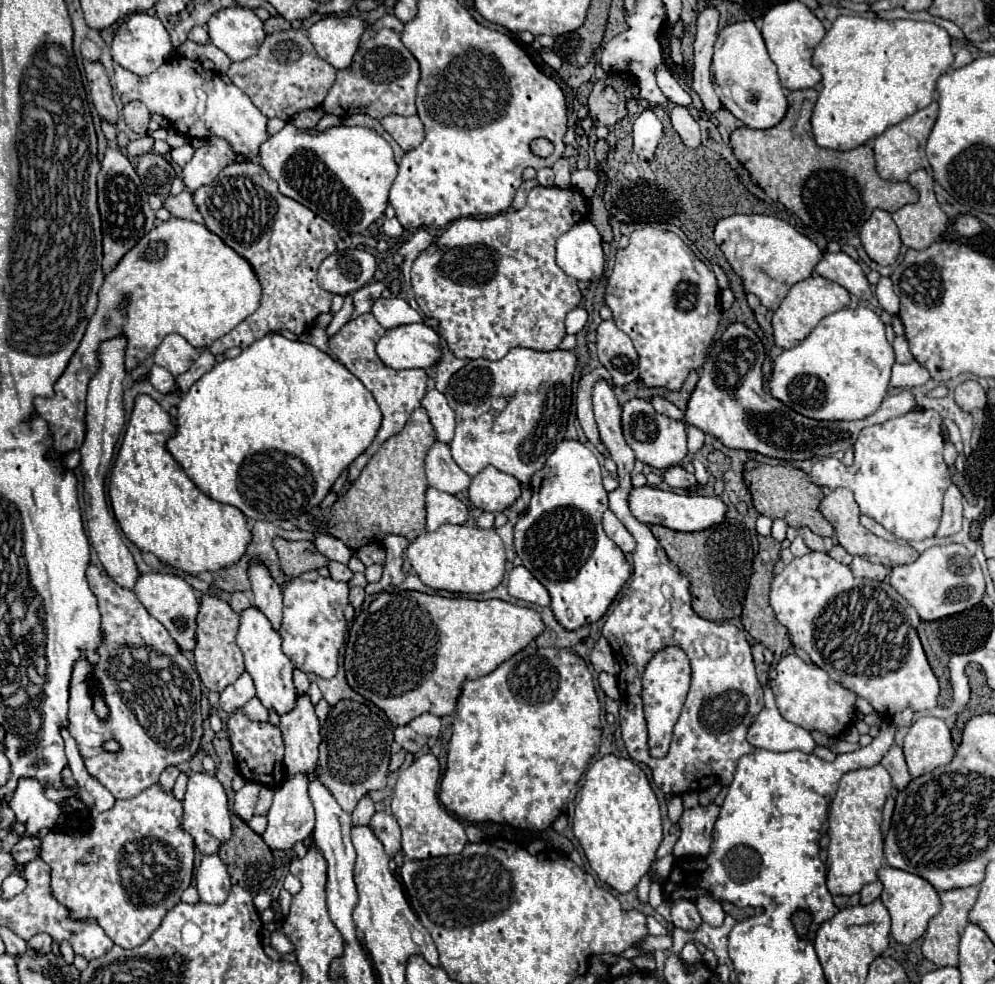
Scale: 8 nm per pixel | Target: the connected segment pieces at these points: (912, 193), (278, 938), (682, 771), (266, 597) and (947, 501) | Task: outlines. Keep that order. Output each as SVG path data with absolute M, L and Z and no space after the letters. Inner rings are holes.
M816 89L790 91L788 113L776 127L764 131L740 127L730 133L730 147L752 181L762 187L770 199L794 211L804 225L824 233L828 241L852 239L876 207L888 213L898 211L908 203L916 203L918 191L910 183L894 183L892 187L892 181L880 179L870 145L860 145L852 151L818 147L810 131L810 115L816 97Z
M274 931L274 933L272 933L272 947L274 947L280 955L290 955L290 953L294 953L294 943L292 943L282 931Z
M598 379L592 389L594 417L600 429L602 443L608 447L610 457L618 465L618 481L620 487L608 493L610 511L624 523L630 535L636 539L634 573L630 583L608 615L602 635L608 639L612 651L620 661L618 687L620 687L620 725L622 739L628 755L634 761L648 765L654 773L654 783L664 793L686 793L700 789L700 781L696 779L698 767L706 767L712 777L720 783L728 785L732 781L732 773L742 755L752 753L754 747L746 741L746 731L760 713L762 701L762 685L760 685L752 651L746 641L746 635L728 622L706 621L698 617L690 607L690 581L680 573L680 569L666 557L666 551L654 539L648 525L636 521L628 509L628 491L632 489L630 471L634 467L634 451L626 445L622 435L622 407L618 405L612 385L606 379ZM668 645L678 645L686 651L692 663L692 685L686 697L684 709L674 725L674 735L669 751L664 759L654 759L650 755L640 755L640 747L634 747L634 681L642 679L644 665L652 659L652 655Z
M260 563L250 565L250 583L254 591L254 607L260 609L278 631L282 623L282 591Z
M952 485L944 495L944 513L934 537L950 537L962 529L962 493Z

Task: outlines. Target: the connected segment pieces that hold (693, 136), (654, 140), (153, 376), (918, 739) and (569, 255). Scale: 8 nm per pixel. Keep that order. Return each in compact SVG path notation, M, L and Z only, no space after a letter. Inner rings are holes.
M672 109L670 119L686 147L696 149L700 145L700 127L698 121L688 113L688 109Z
M644 111L634 121L634 149L640 159L652 159L660 139L660 119L652 111Z
M154 365L152 371L150 371L150 381L152 381L152 385L154 385L160 393L164 393L164 395L174 389L174 375L168 373L164 367Z
M920 717L904 737L904 755L912 777L950 763L954 755L950 729L938 717Z
M588 221L576 223L556 243L558 267L578 281L592 281L602 275L604 253L598 229Z

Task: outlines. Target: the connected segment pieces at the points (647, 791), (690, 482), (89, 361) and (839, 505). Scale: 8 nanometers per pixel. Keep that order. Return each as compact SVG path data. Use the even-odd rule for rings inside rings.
M606 755L592 763L575 798L574 835L598 879L618 893L630 893L650 871L662 843L662 817L656 793L644 771L630 759Z
M670 467L666 473L664 473L664 481L670 485L670 487L676 487L676 489L692 489L696 487L696 477L692 473L688 473L686 469L682 467Z
M172 217L172 219L164 221L164 223L158 223L158 225L156 225L150 233L146 233L146 235L120 259L120 263L104 277L104 283L102 283L102 287L100 287L100 291L98 291L98 309L96 309L96 313L92 315L92 319L90 319L90 323L88 323L88 329L86 329L86 335L84 335L82 343L80 343L80 347L76 349L74 357L70 359L66 371L64 371L62 377L56 381L54 385L54 397L50 397L50 399L36 397L36 399L34 399L34 407L36 407L38 415L50 423L50 429L52 429L52 433L54 433L54 451L56 451L56 453L68 453L68 451L72 451L72 449L80 449L82 443L84 443L84 437L86 437L86 389L88 389L90 379L92 379L92 377L98 373L98 369L100 369L98 351L100 351L100 345L102 345L104 341L110 341L110 339L114 339L114 337L118 337L118 335L124 335L126 341L128 341L128 345L126 345L126 371L134 371L138 365L142 365L142 363L154 353L154 349L162 343L162 339L164 339L166 335L178 333L178 335L182 335L192 347L198 347L198 349L200 349L200 347L210 347L218 337L230 333L238 323L242 323L248 315L252 315L252 313L256 311L258 305L260 305L260 283L258 283L258 279L256 279L252 267L248 265L246 259L240 259L240 255L236 255L228 245L224 245L222 239L220 239L218 235L212 235L212 233L210 233L204 225L200 225L200 223L186 221L186 219L176 219L176 217Z
M838 487L834 491L830 491L822 503L820 503L820 513L832 523L834 527L834 533L836 533L836 539L838 543L850 553L850 555L860 555L864 559L868 559L870 563L880 563L884 567L896 567L896 565L904 565L904 563L912 563L916 561L918 553L908 545L908 543L902 543L902 541L884 541L876 535L872 535L870 531L866 531L860 521L858 521L858 515L860 515L860 509L858 509L858 503L854 501L854 495L850 489L844 489L844 487Z

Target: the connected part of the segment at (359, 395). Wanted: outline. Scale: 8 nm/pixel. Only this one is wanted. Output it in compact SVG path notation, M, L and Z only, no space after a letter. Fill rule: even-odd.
M280 333L266 335L238 357L216 363L182 395L176 411L176 433L166 447L196 487L220 503L238 507L250 519L270 523L294 521L318 507L342 469L372 443L382 419L372 393L342 363Z

